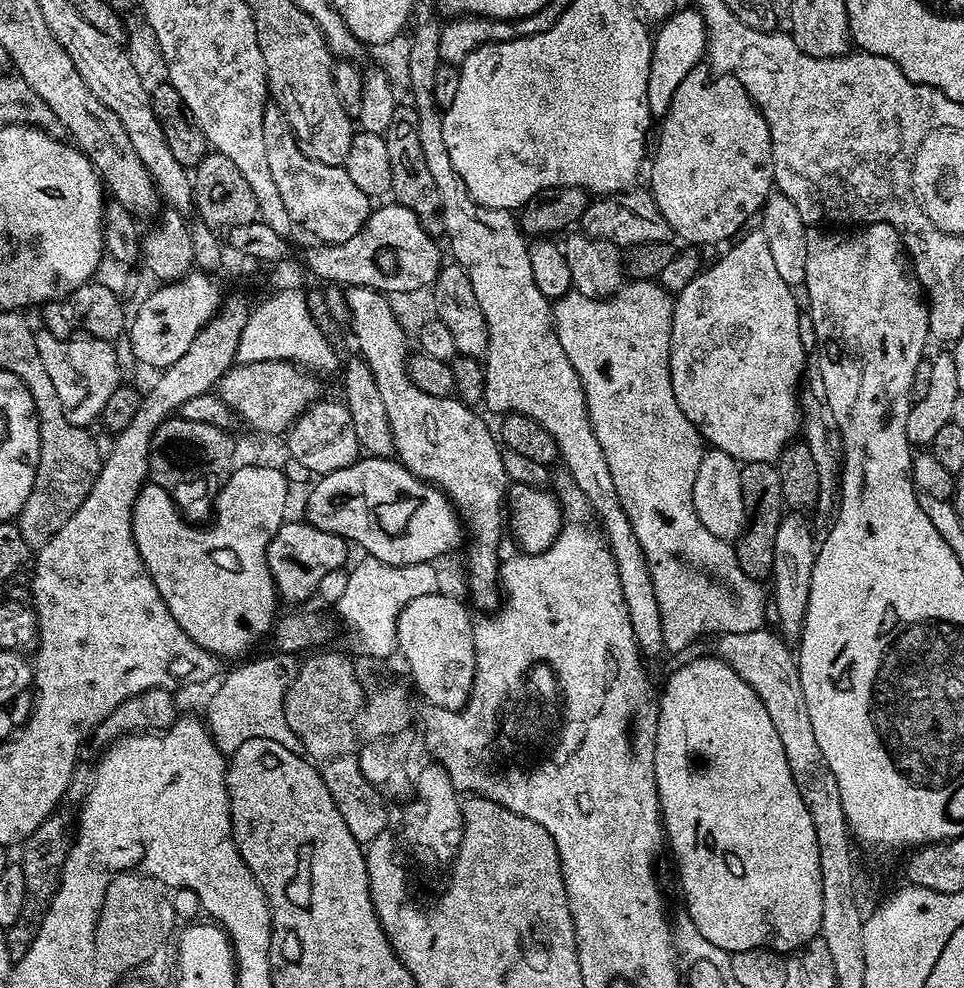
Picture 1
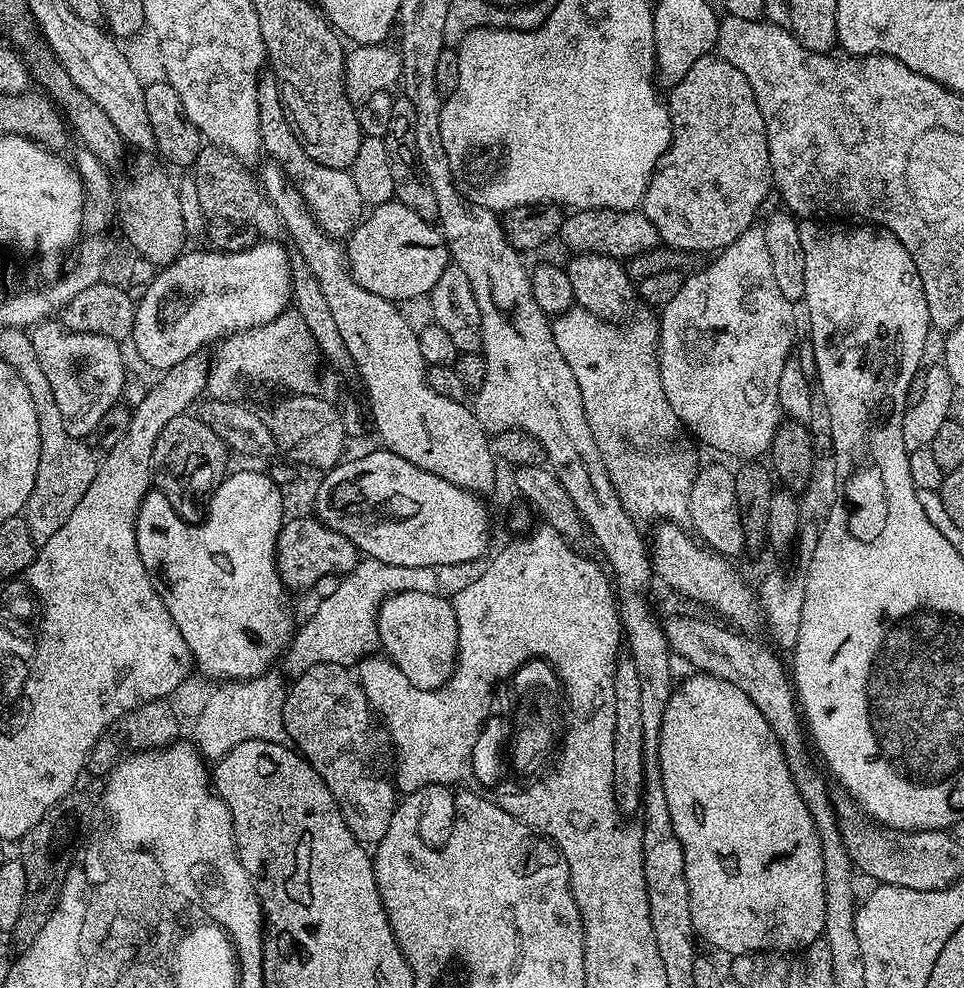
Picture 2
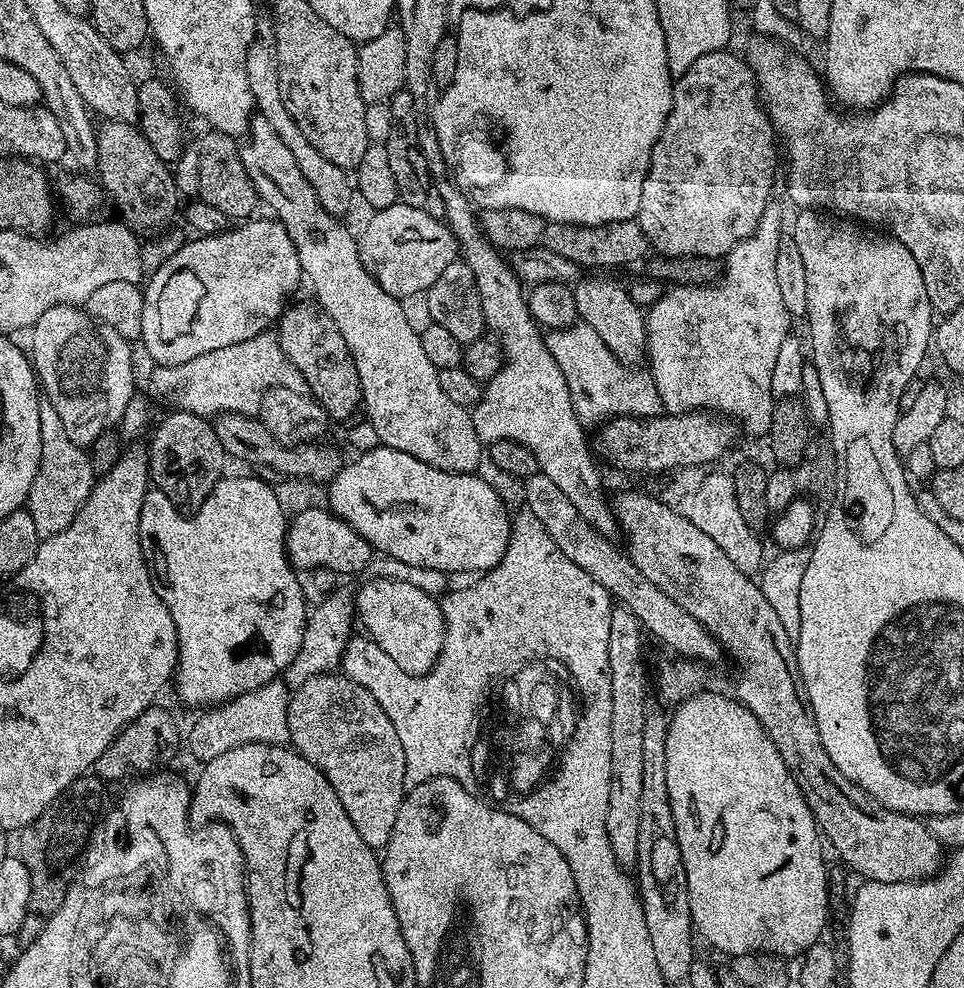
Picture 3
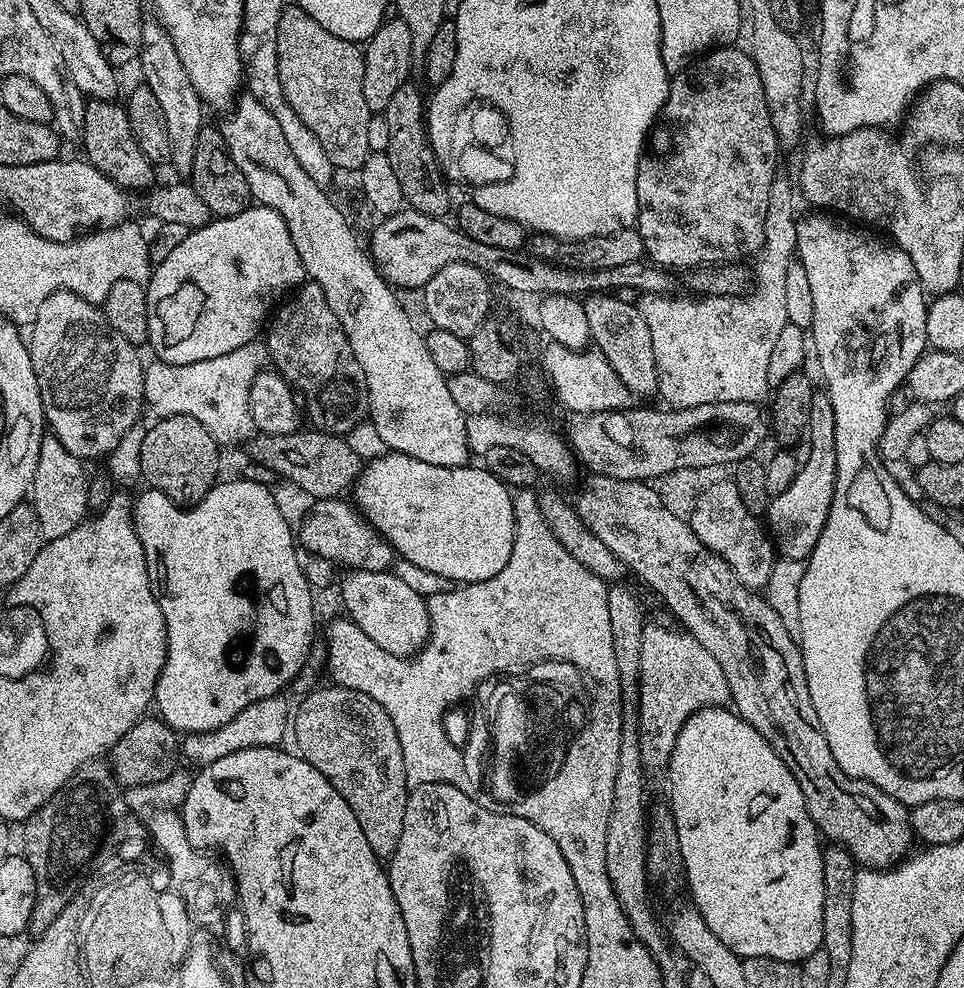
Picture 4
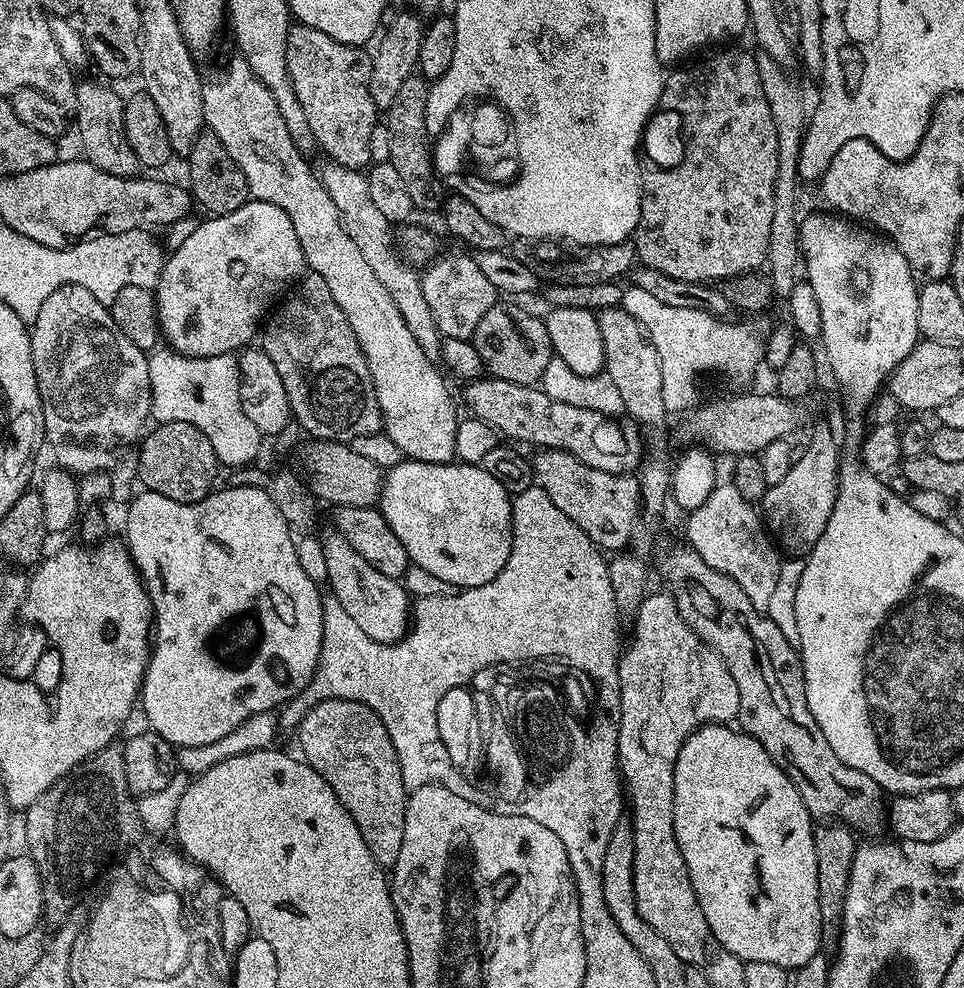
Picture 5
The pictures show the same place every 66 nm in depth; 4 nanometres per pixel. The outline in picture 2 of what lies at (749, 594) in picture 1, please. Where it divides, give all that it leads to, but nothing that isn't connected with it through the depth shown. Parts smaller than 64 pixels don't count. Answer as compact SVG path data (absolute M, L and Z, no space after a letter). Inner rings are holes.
M573 306L570 311L564 312L561 316L552 320L552 333L554 342L558 342L558 350L562 350L562 358L566 358L566 363L570 365L570 370L574 370L574 378L578 378L578 390L582 390L582 406L586 410L586 422L590 422L590 430L594 434L594 442L598 442L598 450L606 462L606 470L613 478L624 476L624 488L622 484L622 496L625 501L631 500L656 500L656 512L659 519L664 522L684 522L688 520L688 507L690 506L690 490L692 483L696 481L698 463L696 456L688 448L679 448L672 444L676 440L676 431L681 431L680 419L674 414L674 406L666 402L666 394L662 390L662 378L660 377L660 326L655 319L644 316L641 320L636 320L633 324L625 323L617 326L615 323L599 320L594 314L590 314L579 306Z

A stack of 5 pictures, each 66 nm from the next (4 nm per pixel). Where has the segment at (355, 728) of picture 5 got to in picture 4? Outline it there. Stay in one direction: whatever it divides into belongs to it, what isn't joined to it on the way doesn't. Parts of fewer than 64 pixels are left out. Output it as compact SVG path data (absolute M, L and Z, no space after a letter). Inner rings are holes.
M329 683L328 688L317 686L295 705L294 719L290 724L291 735L296 735L295 751L304 757L314 770L318 770L350 802L350 810L354 810L354 818L362 826L362 834L366 834L366 842L370 842L370 850L381 858L391 857L392 851L402 838L402 826L406 814L406 802L410 785L406 778L406 762L402 758L402 742L398 742L398 730L394 730L394 722L390 722L390 714L374 702L366 694L353 688L344 688L341 684Z

